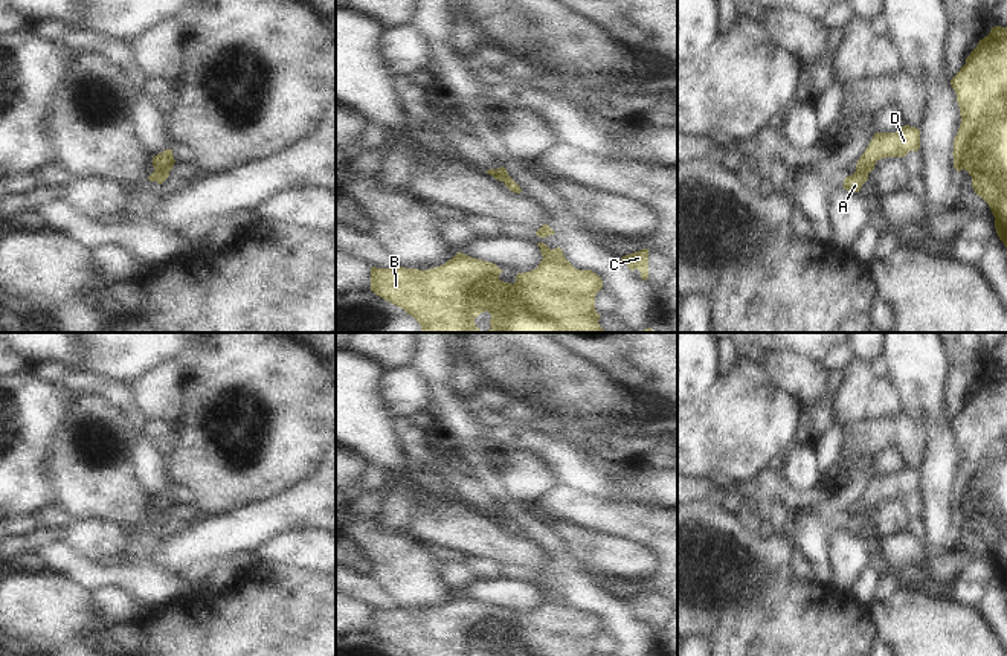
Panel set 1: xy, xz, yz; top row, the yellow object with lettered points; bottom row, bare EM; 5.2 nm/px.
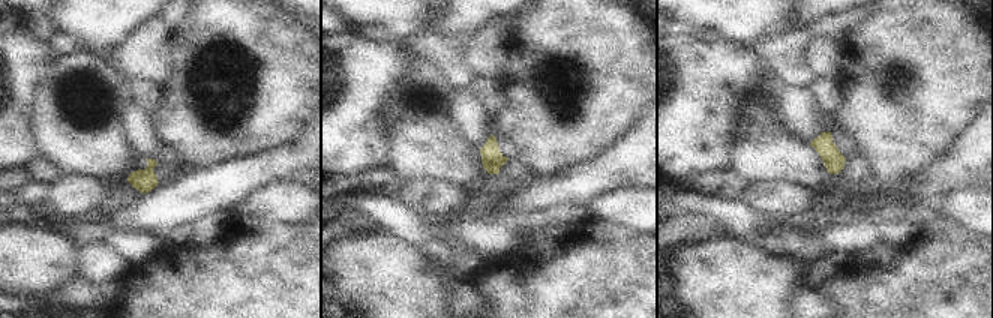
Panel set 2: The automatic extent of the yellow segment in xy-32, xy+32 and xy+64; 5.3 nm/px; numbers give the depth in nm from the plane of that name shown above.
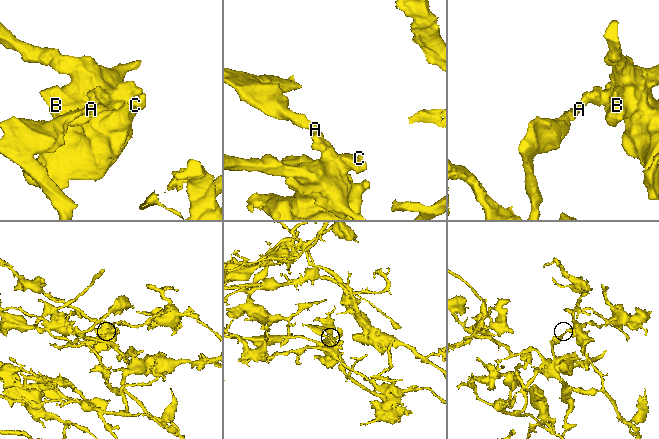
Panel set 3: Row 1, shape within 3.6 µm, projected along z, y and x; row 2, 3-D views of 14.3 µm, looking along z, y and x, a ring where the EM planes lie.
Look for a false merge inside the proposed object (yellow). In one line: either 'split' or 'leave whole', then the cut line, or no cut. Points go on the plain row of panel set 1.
split; cut in xy along (156, 510), (168, 516)

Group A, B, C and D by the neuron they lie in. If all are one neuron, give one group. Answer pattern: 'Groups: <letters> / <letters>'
Groups: A / B C D.

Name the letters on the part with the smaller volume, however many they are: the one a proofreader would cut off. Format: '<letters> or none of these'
A

